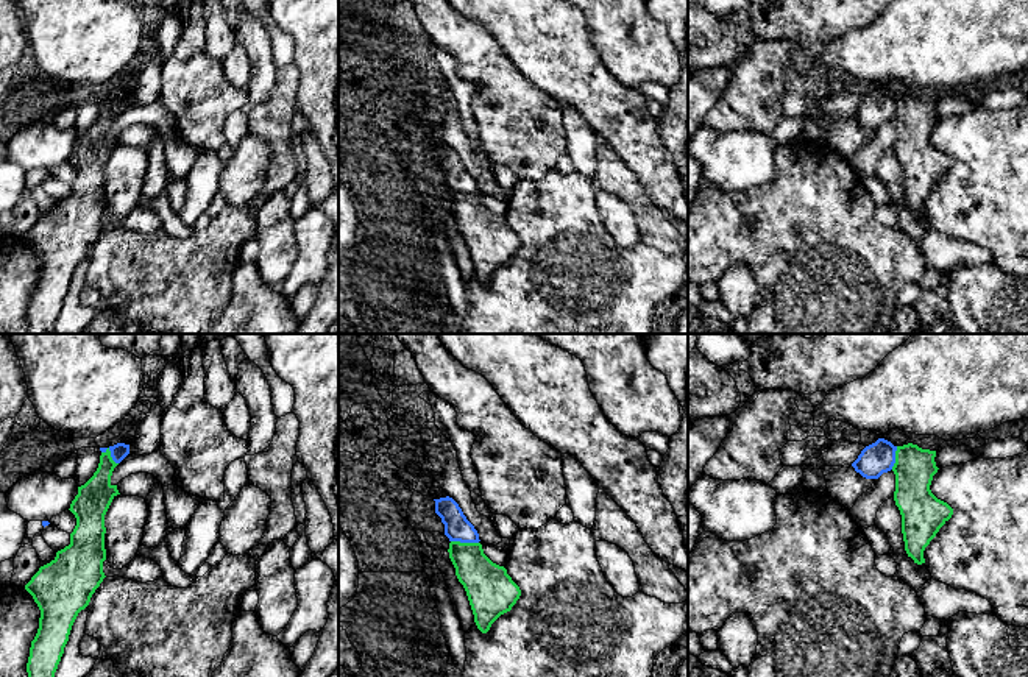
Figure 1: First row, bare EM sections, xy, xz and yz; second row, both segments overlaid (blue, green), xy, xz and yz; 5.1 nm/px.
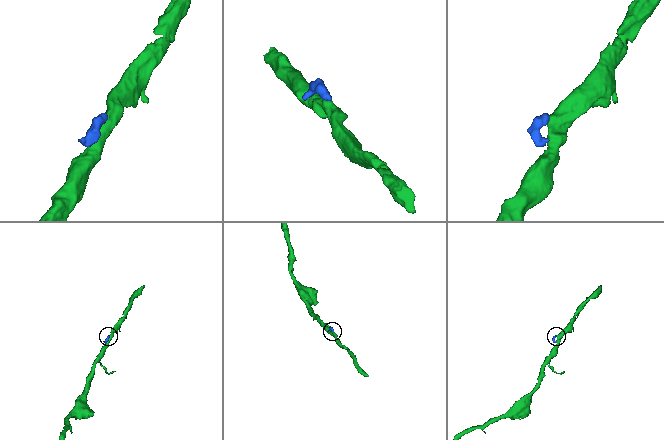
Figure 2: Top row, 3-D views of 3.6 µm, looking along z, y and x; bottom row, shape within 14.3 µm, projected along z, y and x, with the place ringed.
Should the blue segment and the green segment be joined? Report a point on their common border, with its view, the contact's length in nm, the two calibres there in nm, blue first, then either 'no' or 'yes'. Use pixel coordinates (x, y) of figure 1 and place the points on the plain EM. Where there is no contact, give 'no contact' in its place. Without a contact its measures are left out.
xz (465, 192) | 140 nm | 140/220 nm | no

